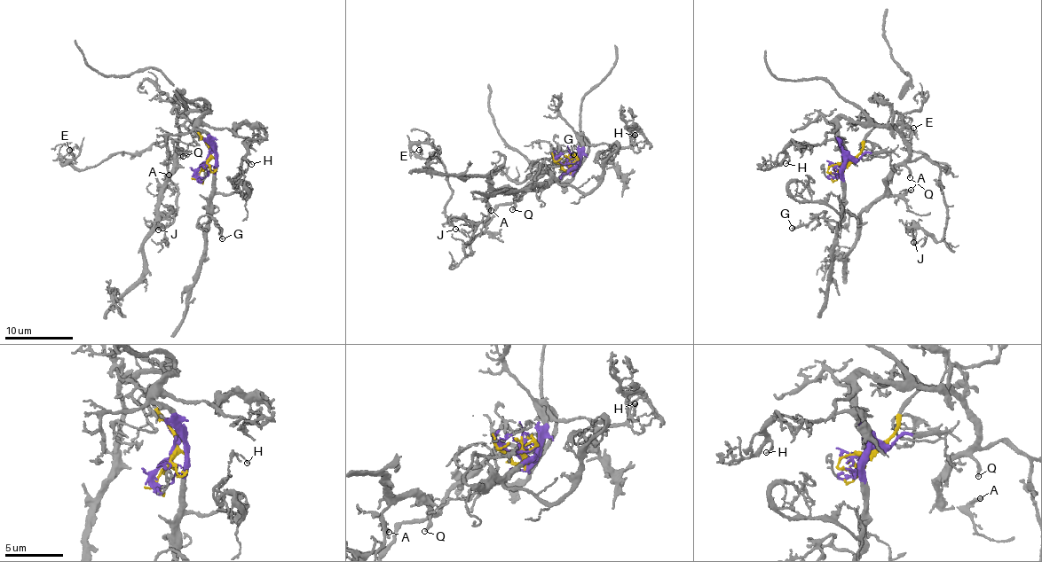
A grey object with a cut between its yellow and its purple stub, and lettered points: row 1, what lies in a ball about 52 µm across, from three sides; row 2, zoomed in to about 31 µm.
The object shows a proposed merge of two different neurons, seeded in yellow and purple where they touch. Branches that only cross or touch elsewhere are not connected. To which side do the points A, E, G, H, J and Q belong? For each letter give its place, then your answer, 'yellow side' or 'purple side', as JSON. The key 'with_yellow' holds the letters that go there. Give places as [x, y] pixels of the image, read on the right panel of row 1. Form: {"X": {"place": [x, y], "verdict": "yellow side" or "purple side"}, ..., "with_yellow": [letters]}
{"A": {"place": [911, 190], "verdict": "yellow side"}, "E": {"place": [913, 128], "verdict": "yellow side"}, "G": {"place": [792, 228], "verdict": "purple side"}, "H": {"place": [785, 163], "verdict": "purple side"}, "J": {"place": [913, 242], "verdict": "yellow side"}, "Q": {"place": [910, 177], "verdict": "yellow side"}, "with_yellow": ["A", "E", "J", "Q"]}

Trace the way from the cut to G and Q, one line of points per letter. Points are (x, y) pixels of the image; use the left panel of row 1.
G: (208, 159), (214, 152), (215, 192), (210, 220), (197, 224), (206, 215), (216, 218), (223, 238)
Q: (208, 159), (207, 144), (181, 113), (177, 118), (178, 148), (184, 156)

